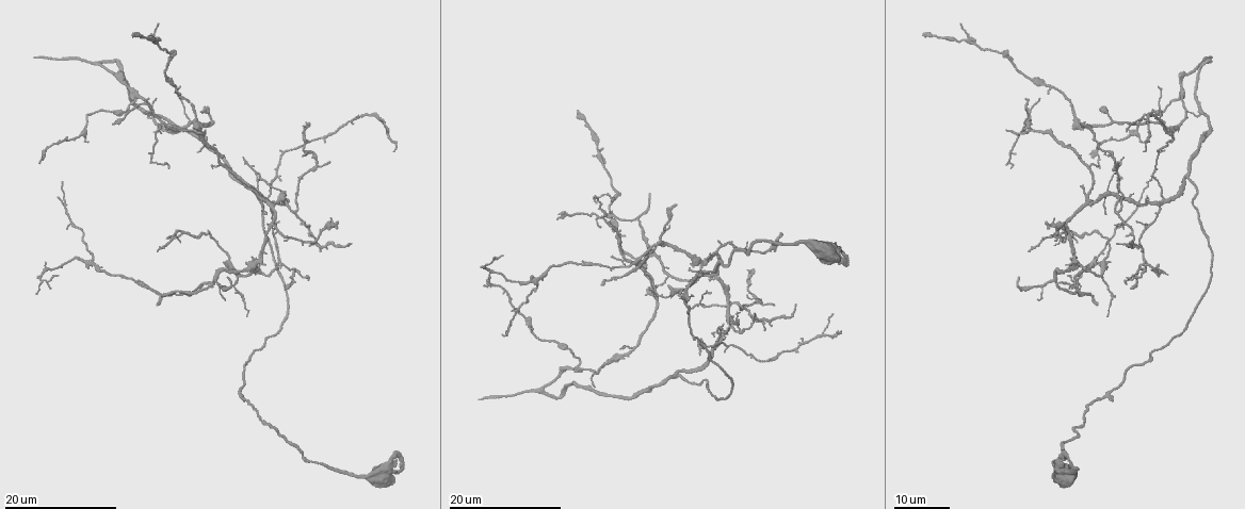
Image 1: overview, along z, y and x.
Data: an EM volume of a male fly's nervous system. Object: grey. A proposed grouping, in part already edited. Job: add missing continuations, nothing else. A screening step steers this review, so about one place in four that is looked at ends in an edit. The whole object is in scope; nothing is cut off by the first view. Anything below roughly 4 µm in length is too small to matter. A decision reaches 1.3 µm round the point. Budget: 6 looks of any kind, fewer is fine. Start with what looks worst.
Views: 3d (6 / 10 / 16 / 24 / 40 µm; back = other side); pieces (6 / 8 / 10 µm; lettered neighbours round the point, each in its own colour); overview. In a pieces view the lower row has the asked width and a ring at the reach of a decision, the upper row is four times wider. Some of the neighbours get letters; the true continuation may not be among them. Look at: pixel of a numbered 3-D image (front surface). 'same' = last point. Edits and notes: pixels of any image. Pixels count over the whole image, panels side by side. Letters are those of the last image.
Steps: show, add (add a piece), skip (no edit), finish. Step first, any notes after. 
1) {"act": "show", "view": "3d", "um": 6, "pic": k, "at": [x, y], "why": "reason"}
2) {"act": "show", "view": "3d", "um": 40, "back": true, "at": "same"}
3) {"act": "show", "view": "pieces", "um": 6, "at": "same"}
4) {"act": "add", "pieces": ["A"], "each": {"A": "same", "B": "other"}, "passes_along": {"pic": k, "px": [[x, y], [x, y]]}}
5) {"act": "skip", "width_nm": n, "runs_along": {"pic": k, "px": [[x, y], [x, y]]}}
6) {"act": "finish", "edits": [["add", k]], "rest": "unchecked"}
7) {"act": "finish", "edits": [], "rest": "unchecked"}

{"act": "show", "view": "3d", "um": 24, "pic": 1, "at": [206, 131], "why": "tapers out"}

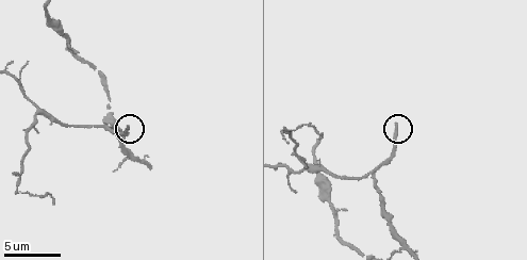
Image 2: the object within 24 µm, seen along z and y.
{"act": "show", "view": "pieces", "um": 8, "pic": 2, "at": [397, 126]}

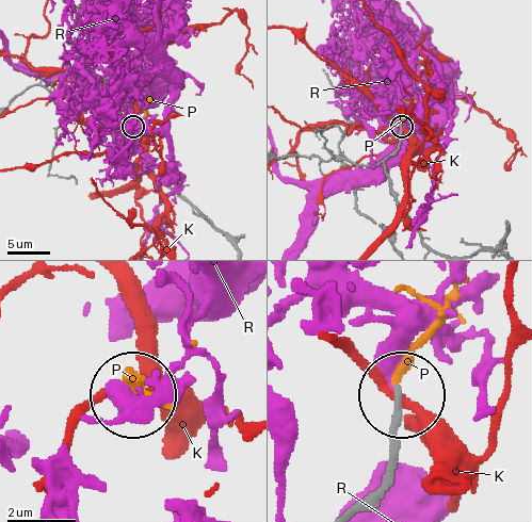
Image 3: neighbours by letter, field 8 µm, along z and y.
{"act": "add", "pieces": ["P"], "each": {"K": "other", "P": "same", "R": "other"}, "found": "it goes on there"}

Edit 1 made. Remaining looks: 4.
{"act": "show", "view": "overview"}

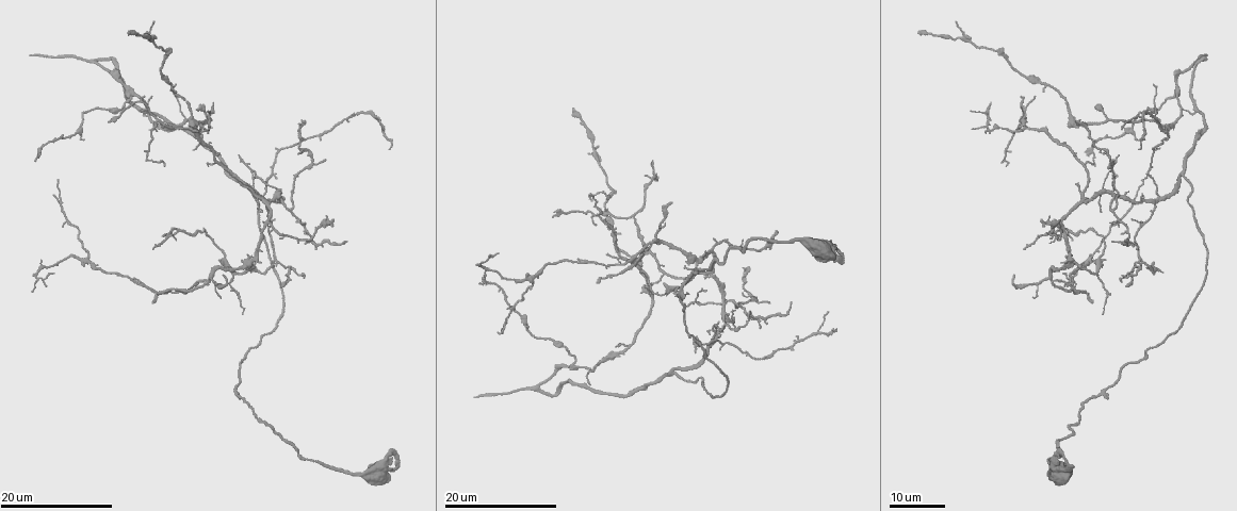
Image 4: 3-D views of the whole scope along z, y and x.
{"act": "show", "view": "3d", "um": 24, "pic": 4, "at": [330, 221], "why": "branch stops here"}

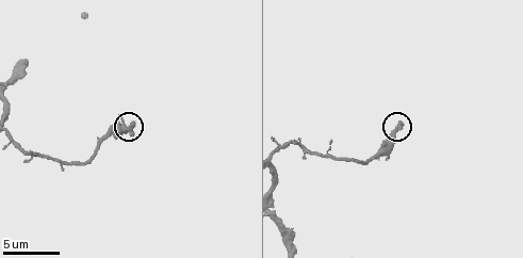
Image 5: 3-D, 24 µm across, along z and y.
{"act": "show", "view": "pieces", "um": 6, "pic": 5, "at": [133, 125]}

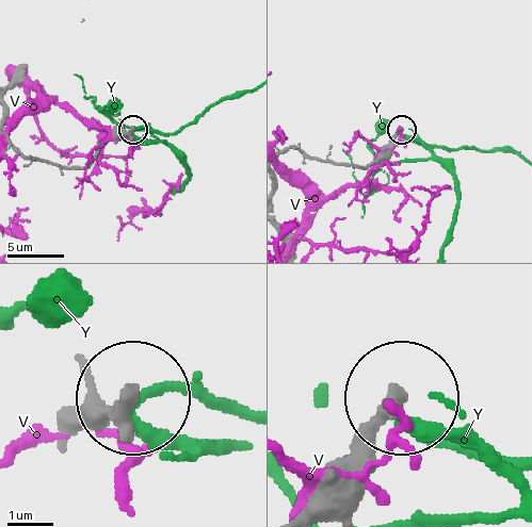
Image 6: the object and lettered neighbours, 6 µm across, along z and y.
{"act": "skip", "each": {"V": "other", "Y": "other"}, "found": "no lettered piece goes on from it"}

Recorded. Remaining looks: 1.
{"act": "finish", "edits": [["add", 3]], "rest": "unchecked"}

